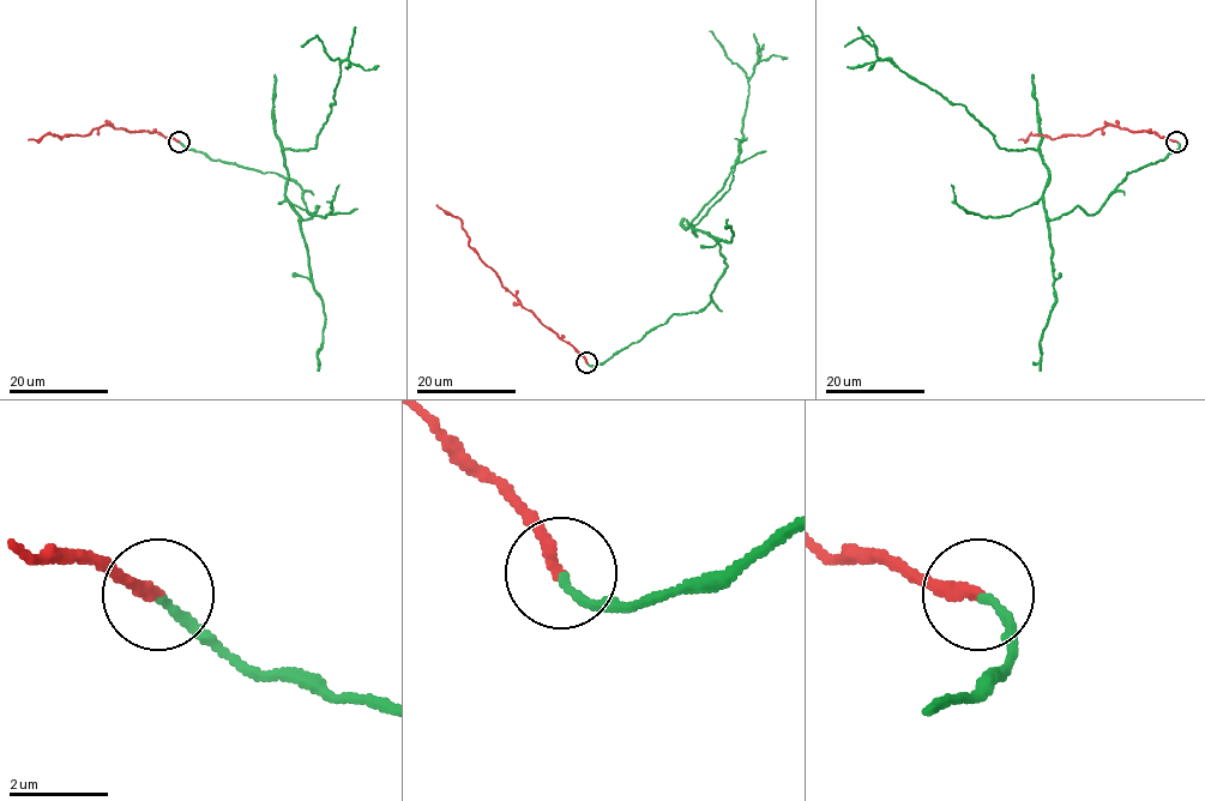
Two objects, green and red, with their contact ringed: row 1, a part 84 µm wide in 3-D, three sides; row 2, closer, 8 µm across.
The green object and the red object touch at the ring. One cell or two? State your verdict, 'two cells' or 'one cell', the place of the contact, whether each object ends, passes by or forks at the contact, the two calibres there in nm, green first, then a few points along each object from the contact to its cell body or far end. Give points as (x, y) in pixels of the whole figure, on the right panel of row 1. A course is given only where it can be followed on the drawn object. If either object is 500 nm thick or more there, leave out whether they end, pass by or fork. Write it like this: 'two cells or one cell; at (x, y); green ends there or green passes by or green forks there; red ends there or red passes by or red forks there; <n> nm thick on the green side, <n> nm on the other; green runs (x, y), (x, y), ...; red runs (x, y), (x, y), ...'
one cell; at (1176, 142); green ends there; red ends there; 180 nm thick on the green side, 280 nm on the other; green runs (1176, 142), (1100, 210), (1050, 220), (1037, 150), (1000, 148), (867, 36), (844, 47); red runs (1176, 142), (1155, 132), (1128, 132), (1106, 125), (1085, 136), (1050, 139), (1031, 134), (1018, 140)

